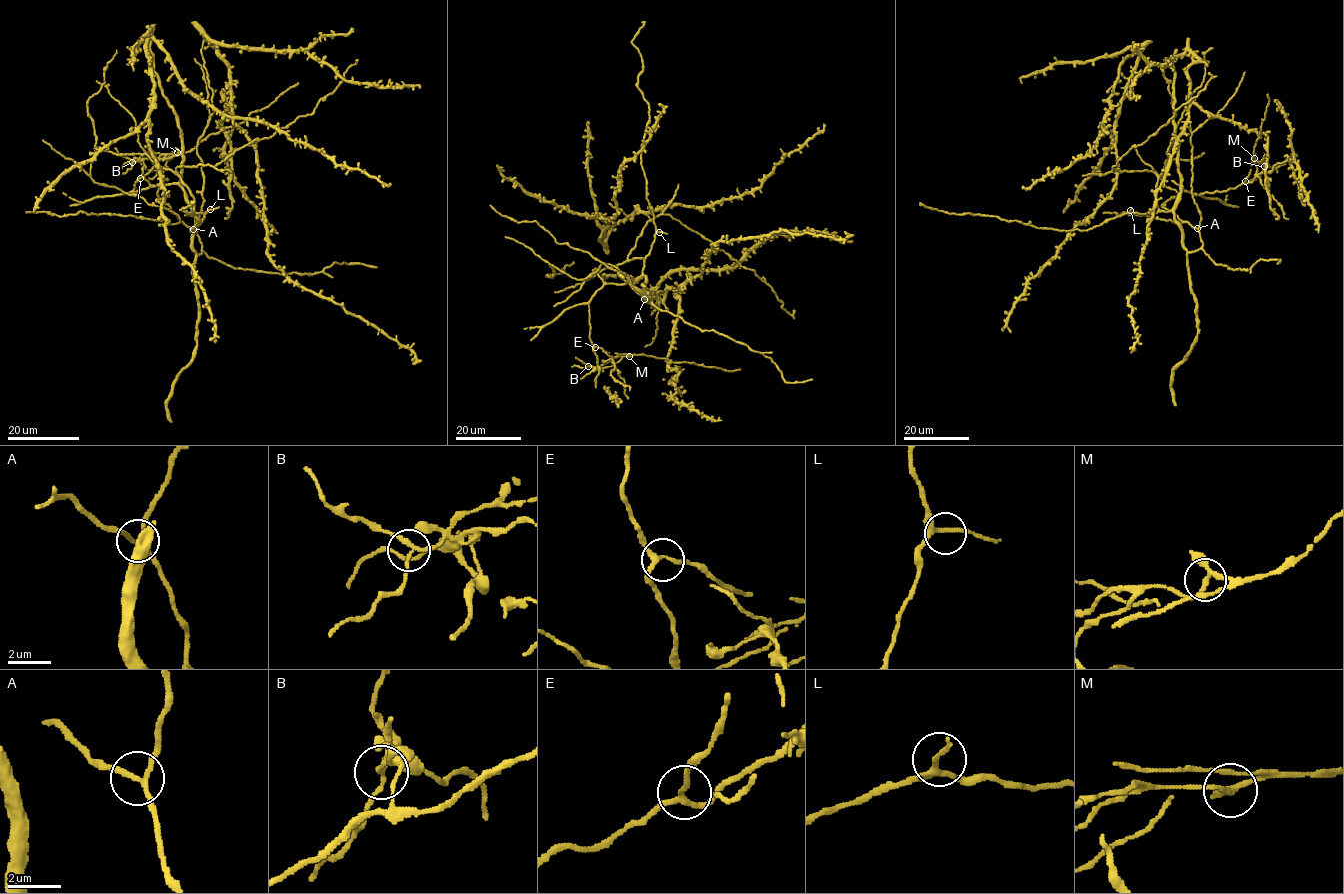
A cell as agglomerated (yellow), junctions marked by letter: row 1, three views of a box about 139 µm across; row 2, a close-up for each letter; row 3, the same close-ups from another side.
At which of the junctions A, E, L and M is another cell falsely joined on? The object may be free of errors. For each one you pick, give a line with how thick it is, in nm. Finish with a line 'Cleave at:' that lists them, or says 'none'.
M: 180 nm
Cleave at: M

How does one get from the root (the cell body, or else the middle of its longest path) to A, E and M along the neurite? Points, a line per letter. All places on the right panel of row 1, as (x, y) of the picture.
A: (1171, 209), (1181, 232), (1181, 244), (1188, 251), (1196, 251), (1202, 245), (1197, 228)
E: (1171, 209), (1181, 187), (1195, 194), (1214, 193), (1236, 188), (1245, 181)
M: (1171, 209), (1181, 187), (1200, 194), (1228, 190), (1248, 183), (1266, 170), (1266, 165), (1254, 158)

